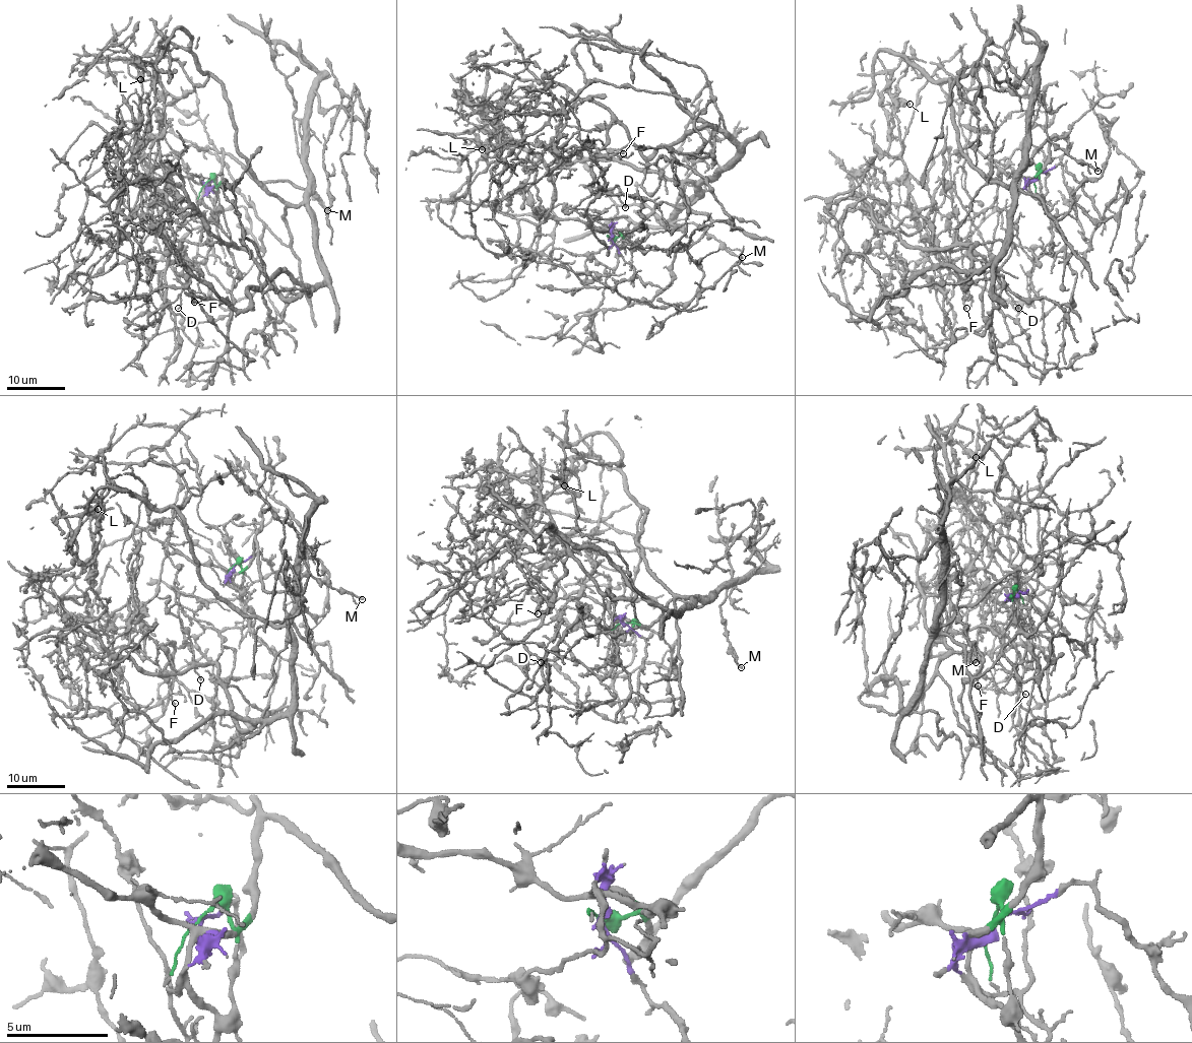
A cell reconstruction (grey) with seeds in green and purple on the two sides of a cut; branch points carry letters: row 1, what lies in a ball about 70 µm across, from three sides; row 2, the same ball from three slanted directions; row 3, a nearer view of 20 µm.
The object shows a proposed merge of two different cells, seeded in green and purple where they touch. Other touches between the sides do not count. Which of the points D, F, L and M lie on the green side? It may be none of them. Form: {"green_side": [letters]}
{"green_side": ["M"]}

